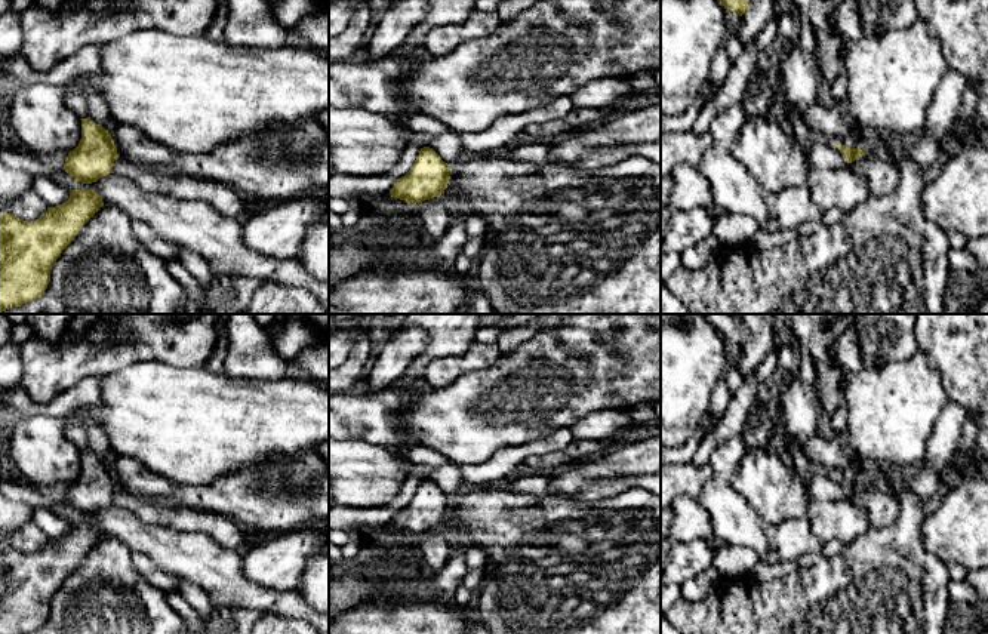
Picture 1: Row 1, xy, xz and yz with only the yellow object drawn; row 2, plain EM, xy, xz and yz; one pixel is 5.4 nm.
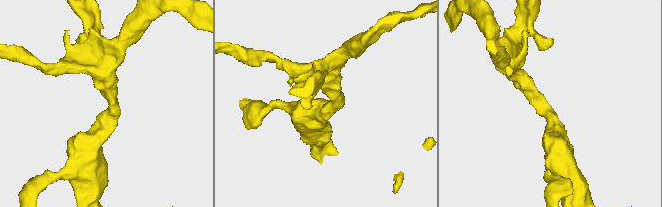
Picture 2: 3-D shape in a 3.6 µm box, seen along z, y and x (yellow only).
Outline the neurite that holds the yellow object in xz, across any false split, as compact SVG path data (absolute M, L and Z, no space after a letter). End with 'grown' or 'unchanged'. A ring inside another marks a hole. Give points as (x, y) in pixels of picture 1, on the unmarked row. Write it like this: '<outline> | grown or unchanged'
M424 478L410 502L397 511L390 526L413 539L416 535L440 529L449 511L449 496L433 480Z | unchanged

